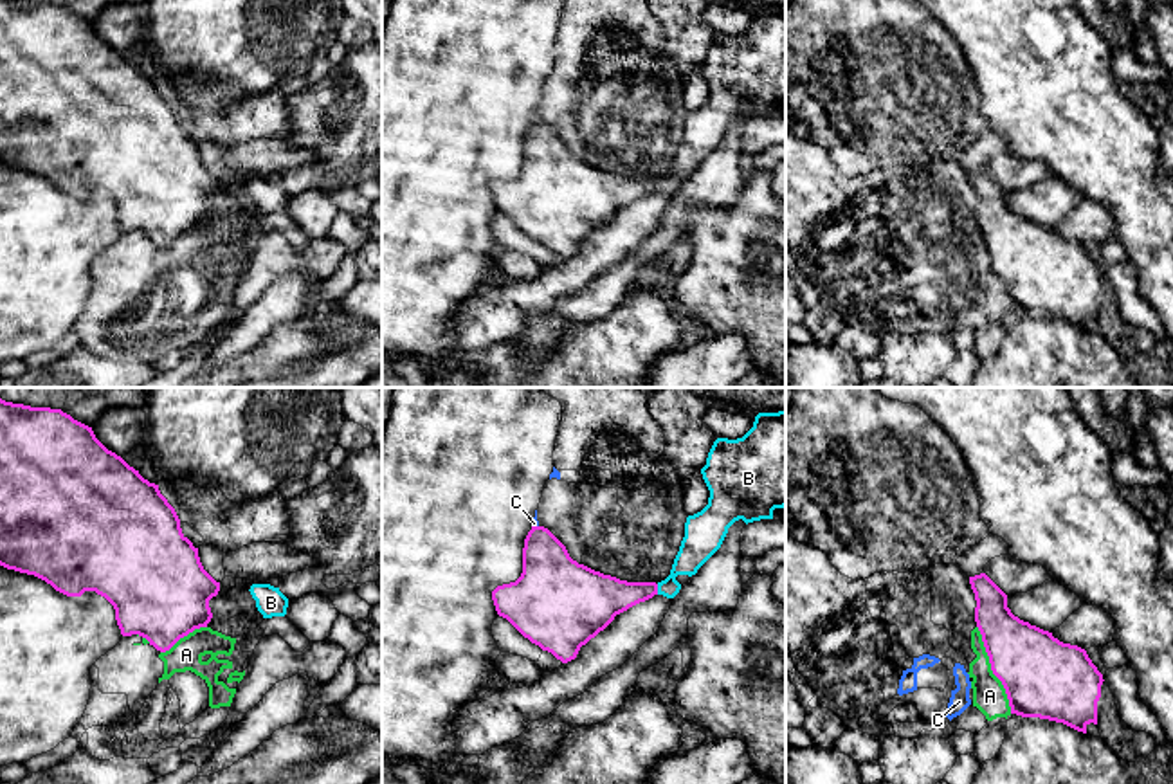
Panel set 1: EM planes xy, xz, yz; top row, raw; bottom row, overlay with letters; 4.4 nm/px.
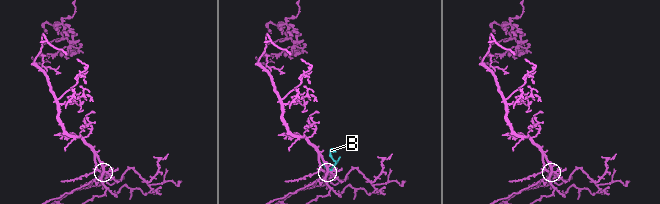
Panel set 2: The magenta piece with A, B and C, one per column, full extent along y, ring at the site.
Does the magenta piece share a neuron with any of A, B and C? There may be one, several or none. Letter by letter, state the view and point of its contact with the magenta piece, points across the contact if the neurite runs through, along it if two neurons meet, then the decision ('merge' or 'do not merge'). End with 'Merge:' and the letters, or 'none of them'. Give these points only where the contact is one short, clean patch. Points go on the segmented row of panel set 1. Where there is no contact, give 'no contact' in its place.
A: yz (991, 669) | do not merge
B: xz (656, 590) | along xz (656, 584), (658, 593) | do not merge
C: xz (536, 527) | along xz (532, 525), (537, 527) | do not merge
Merge: none of them

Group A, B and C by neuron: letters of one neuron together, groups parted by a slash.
A C / B

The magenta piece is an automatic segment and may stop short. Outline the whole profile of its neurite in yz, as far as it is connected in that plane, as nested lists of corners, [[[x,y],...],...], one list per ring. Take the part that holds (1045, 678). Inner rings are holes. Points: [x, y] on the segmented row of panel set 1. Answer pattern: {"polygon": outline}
{"polygon": [[[986,573],[969,577],[969,584],[977,600],[975,622],[991,670],[1005,688],[1011,714],[1063,723],[1083,734],[1090,723],[1097,725],[1097,701],[1105,679],[1087,651],[1014,616],[1007,607],[1007,595]]]}

